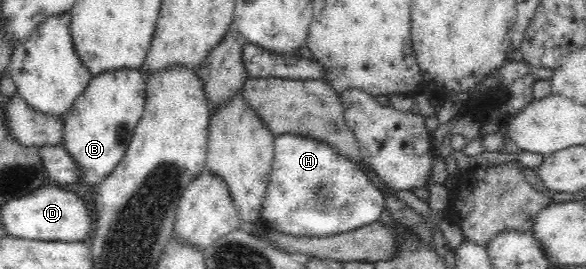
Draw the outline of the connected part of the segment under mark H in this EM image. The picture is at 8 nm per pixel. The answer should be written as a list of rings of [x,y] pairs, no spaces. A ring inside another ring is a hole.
[[[283,133],[275,135],[274,158],[269,188],[263,201],[261,225],[291,236],[326,237],[359,229],[379,221],[385,207],[382,190],[374,186],[361,166],[339,154],[330,144],[319,139]]]

